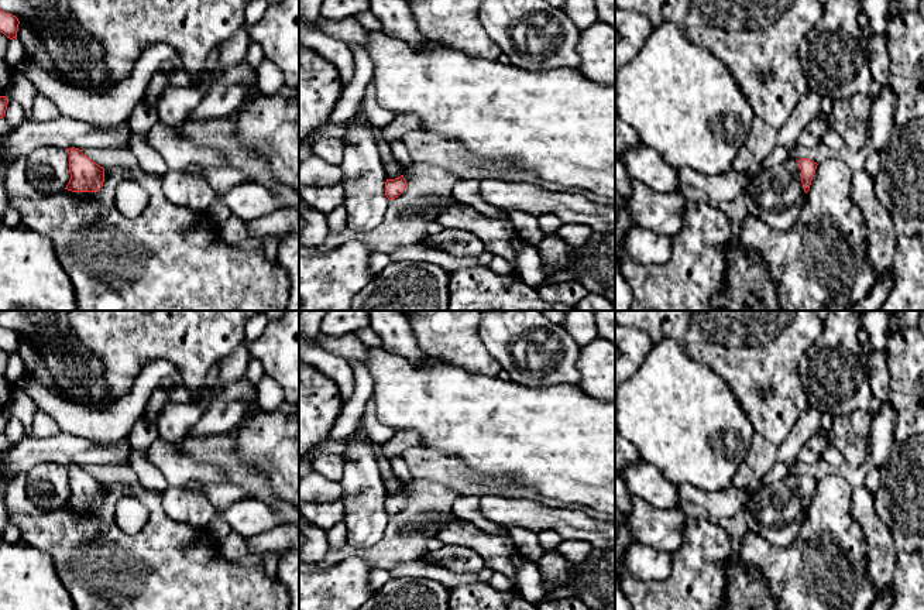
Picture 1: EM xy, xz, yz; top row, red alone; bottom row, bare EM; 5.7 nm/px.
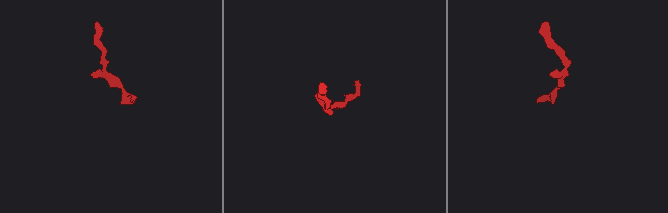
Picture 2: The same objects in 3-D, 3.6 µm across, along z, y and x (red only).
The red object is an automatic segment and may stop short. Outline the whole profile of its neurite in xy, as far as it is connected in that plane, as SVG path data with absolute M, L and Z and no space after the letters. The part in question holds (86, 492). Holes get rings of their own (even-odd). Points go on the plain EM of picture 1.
M68 465L71 496L65 506L99 508L104 498L104 484L93 479L79 465Z

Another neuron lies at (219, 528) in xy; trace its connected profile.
M217 514L212 520L212 522L207 525L207 528L219 545L221 545L231 532L230 525L226 522L224 517L220 514Z

